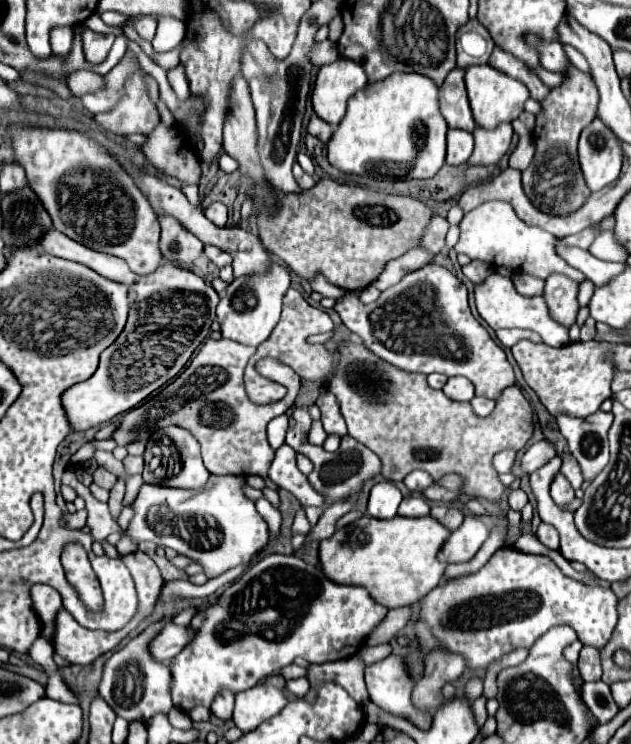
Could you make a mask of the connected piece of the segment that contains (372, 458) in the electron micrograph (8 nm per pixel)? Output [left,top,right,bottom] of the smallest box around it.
[286,403,382,527]

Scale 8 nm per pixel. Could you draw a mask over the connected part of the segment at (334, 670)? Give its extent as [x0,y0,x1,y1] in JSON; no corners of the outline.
[306,653,368,703]

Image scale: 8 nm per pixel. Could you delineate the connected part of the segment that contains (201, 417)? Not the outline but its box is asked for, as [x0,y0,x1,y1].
[112,339,301,477]

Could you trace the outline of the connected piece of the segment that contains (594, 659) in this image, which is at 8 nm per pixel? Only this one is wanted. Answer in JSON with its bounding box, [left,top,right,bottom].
[578,647,602,682]

